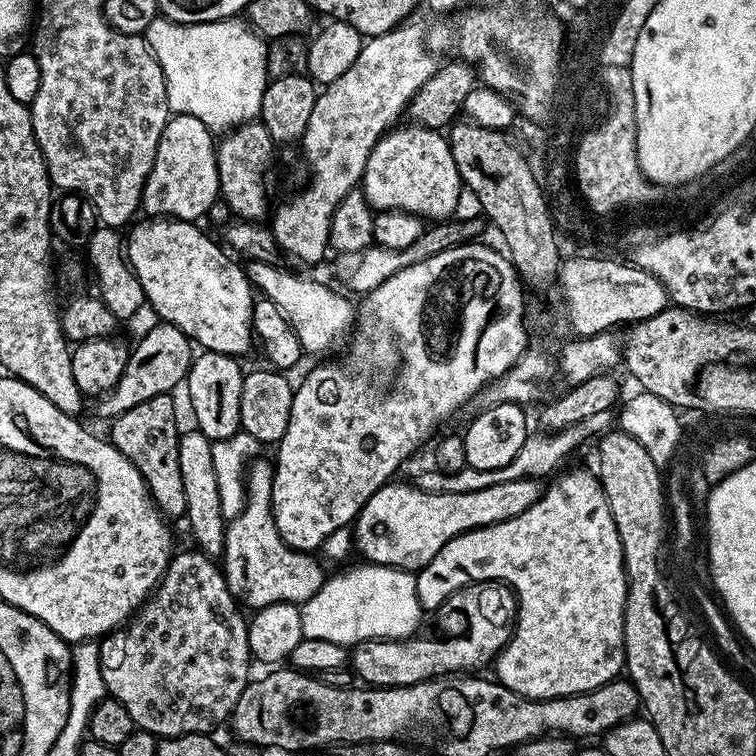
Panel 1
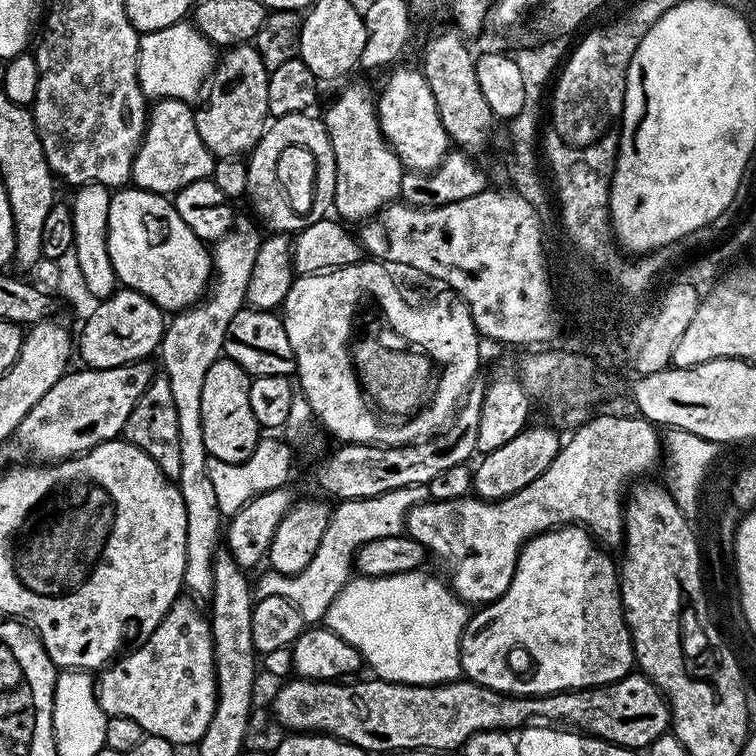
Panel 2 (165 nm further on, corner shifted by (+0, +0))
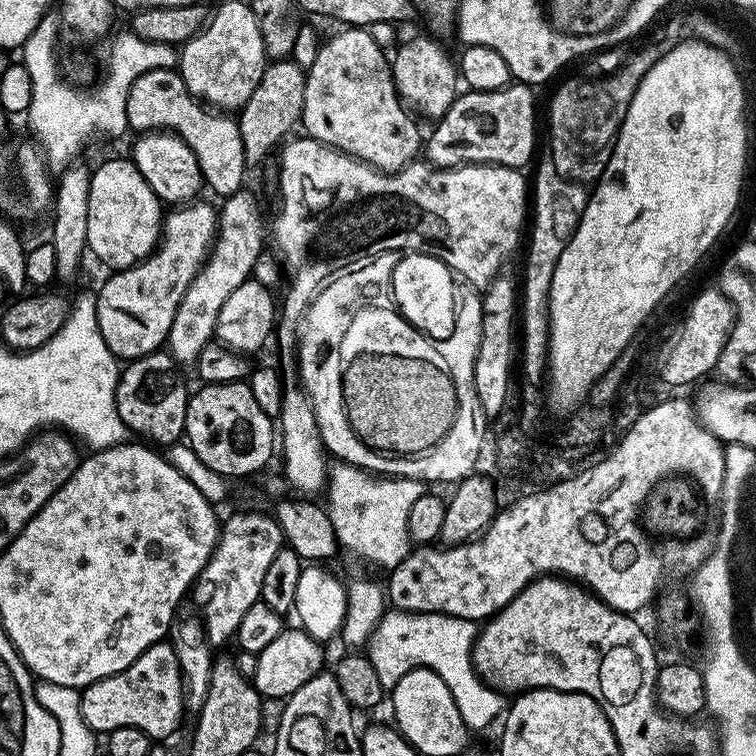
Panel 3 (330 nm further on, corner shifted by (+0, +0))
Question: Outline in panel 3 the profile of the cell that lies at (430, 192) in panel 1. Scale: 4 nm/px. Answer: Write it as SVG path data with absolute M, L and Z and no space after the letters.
M428 34L423 35L406 41L397 50L396 57L391 57L392 80L396 83L397 93L405 105L411 106L417 113L420 111L424 116L439 118L447 114L458 95L458 68L453 57L451 60L440 49L440 44L436 41L439 39Z

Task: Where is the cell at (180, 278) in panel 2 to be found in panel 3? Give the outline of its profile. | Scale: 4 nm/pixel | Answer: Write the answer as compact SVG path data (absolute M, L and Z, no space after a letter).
M131 159L108 160L98 165L96 172L94 168L91 178L87 251L109 264L109 269L133 268L156 249L162 231L162 202Z

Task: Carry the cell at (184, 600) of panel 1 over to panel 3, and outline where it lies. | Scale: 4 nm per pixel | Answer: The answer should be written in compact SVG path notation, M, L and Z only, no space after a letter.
M171 643L150 646L132 663L113 676L94 682L80 692L82 718L97 734L118 730L118 726L138 726L153 738L168 736L186 713L184 676L180 673L176 651Z

